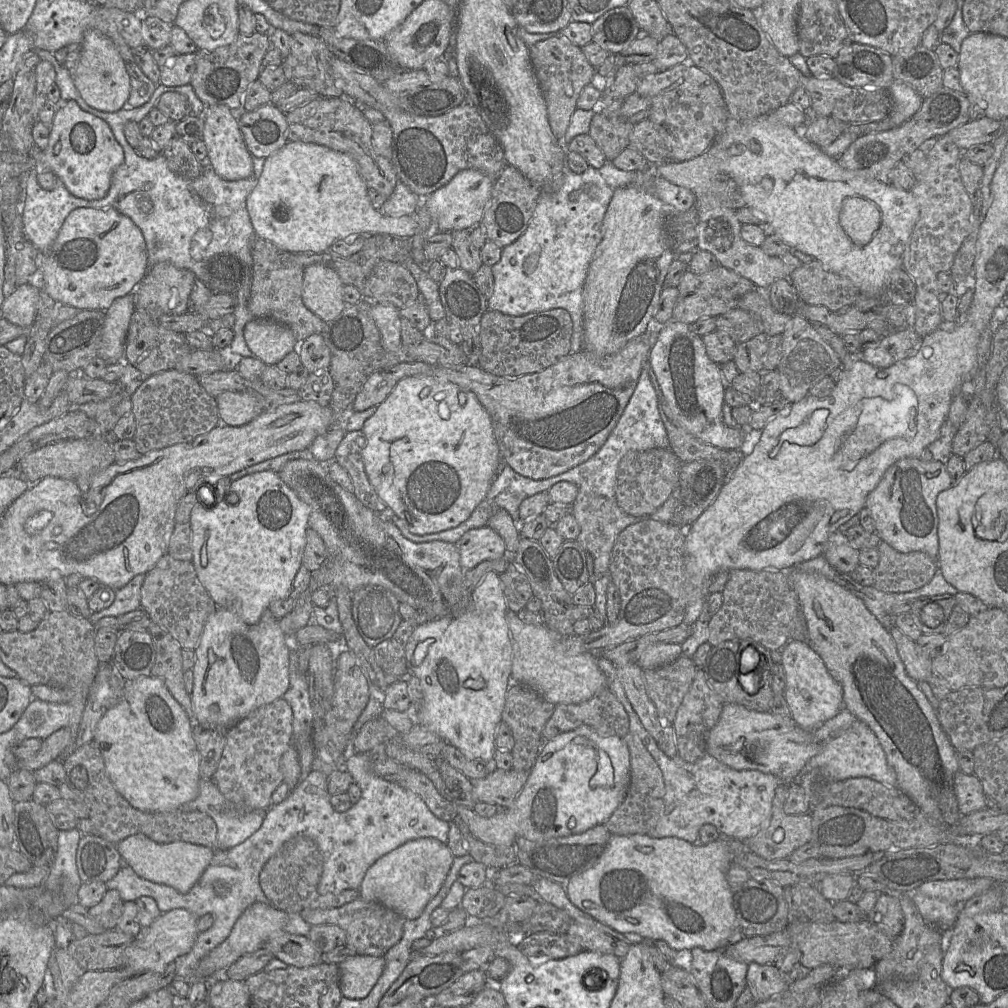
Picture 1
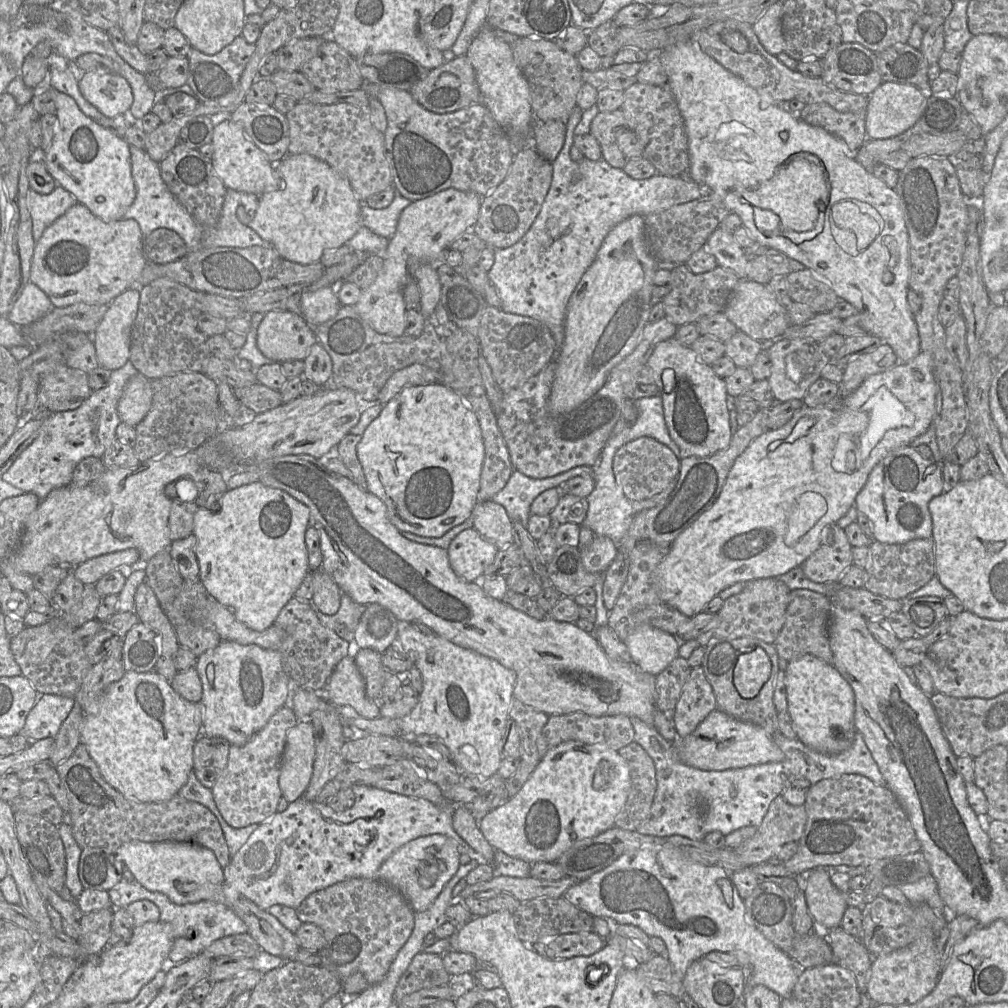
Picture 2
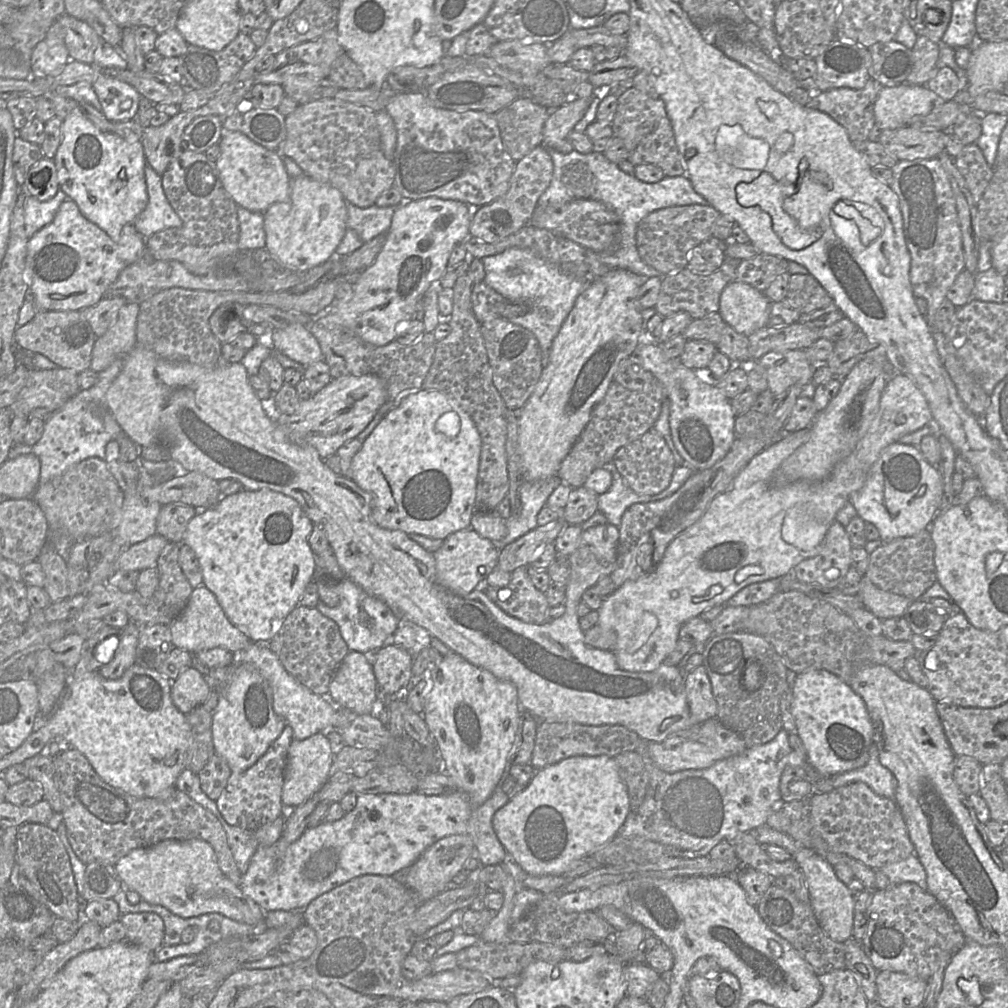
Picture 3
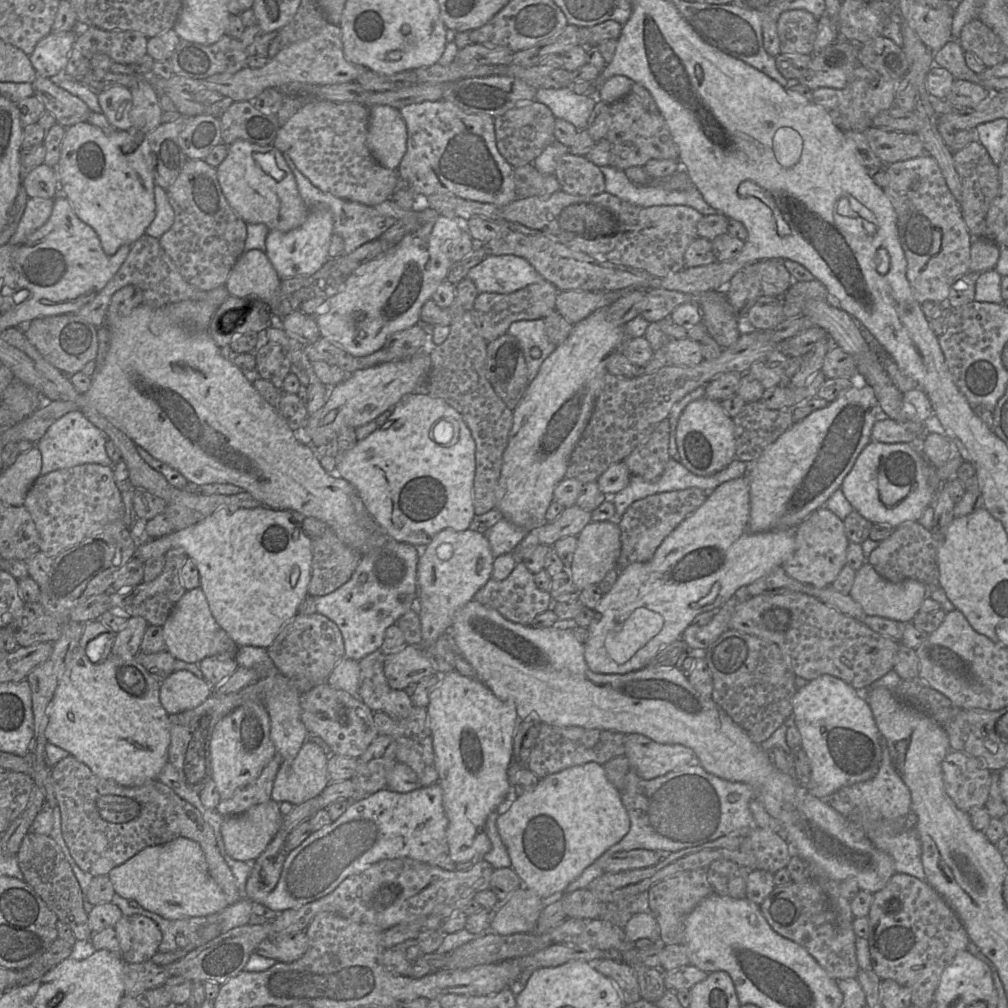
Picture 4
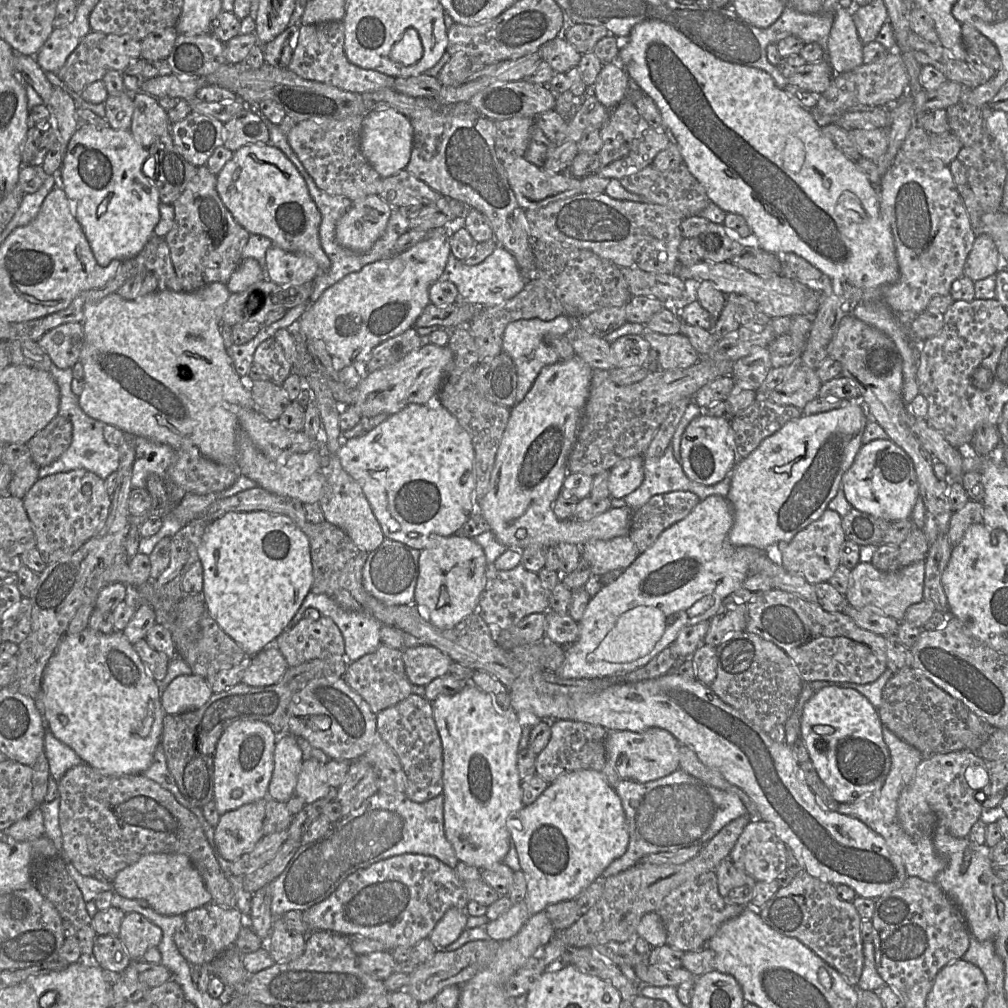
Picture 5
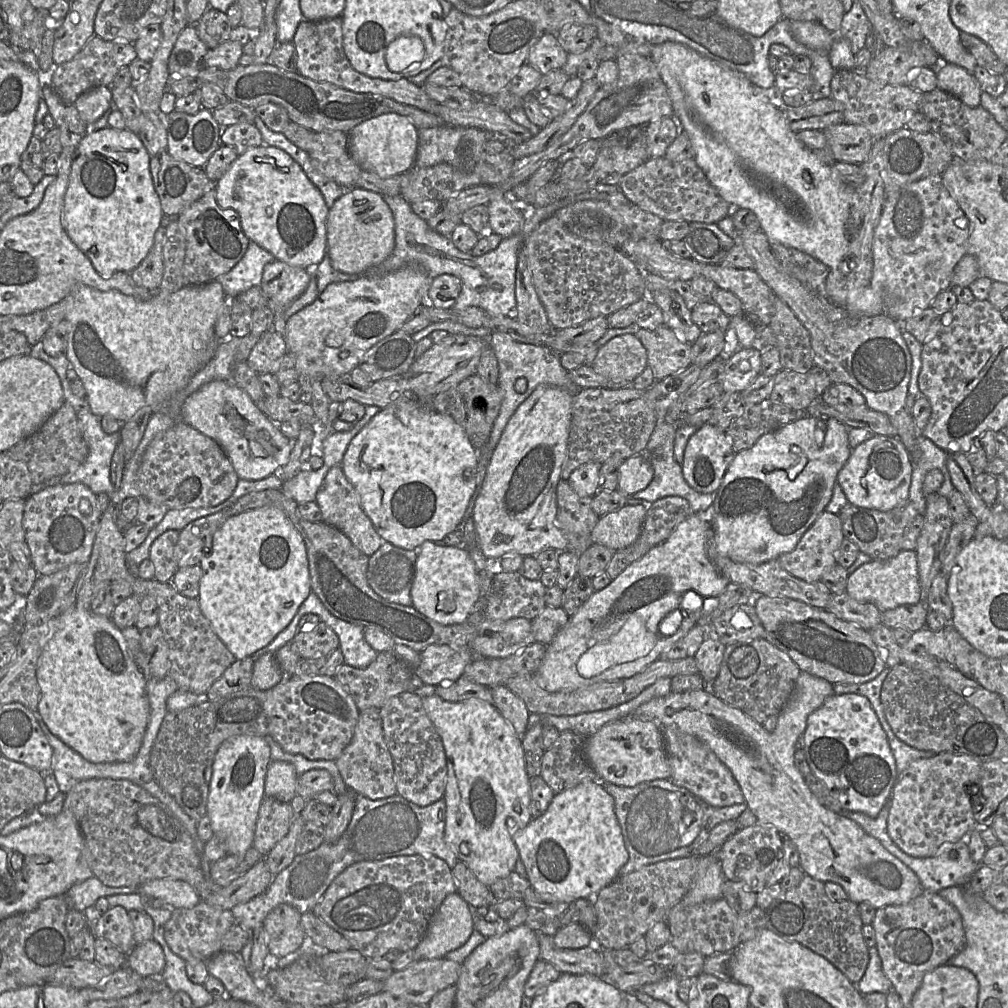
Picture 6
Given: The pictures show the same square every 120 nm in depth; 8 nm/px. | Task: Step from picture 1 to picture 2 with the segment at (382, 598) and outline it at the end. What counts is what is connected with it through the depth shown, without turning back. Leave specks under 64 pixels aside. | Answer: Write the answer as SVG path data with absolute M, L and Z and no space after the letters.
M380 604L365 606L355 630L355 640L362 649L369 648L383 653L397 638L399 620Z

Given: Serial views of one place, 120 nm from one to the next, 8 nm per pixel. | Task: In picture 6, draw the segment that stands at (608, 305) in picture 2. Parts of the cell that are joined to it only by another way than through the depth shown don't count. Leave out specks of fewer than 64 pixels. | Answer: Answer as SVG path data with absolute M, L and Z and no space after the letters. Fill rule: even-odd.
M538 385L505 426L487 464L472 513L478 546L485 557L501 558L506 552L533 556L545 549L566 551L567 539L556 526L556 487L567 452L573 394ZM626 504L599 517L591 532L593 544L601 544L615 551L631 545L641 534L646 513L644 505Z

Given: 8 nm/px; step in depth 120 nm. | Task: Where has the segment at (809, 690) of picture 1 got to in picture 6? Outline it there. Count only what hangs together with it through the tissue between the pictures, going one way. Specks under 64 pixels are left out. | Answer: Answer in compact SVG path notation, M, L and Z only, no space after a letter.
M853 693L829 696L821 707L808 716L801 740L811 773L822 781L843 809L874 818L889 802L898 773L887 735L867 697Z

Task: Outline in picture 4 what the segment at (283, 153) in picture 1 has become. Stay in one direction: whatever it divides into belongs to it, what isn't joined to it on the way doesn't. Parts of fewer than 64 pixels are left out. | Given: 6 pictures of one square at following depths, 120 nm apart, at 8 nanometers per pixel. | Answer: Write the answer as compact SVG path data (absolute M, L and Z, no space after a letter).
M316 205L309 210L305 222L300 227L288 232L270 230L266 237L265 254L281 280L310 276L328 260L332 236L332 213L325 205Z

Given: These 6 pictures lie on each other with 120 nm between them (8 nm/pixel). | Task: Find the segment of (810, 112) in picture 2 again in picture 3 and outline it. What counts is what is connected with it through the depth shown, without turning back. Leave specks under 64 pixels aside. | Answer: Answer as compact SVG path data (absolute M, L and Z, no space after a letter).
M870 78L862 89L818 90L805 106L828 114L847 130L853 143L861 143L875 127L874 105L883 87Z

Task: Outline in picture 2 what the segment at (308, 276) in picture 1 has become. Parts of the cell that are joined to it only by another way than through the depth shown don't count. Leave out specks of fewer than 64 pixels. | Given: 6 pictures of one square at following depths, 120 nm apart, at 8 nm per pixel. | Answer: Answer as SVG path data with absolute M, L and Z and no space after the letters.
M336 286L305 291L300 300L301 315L311 327L316 327L333 318L340 307Z

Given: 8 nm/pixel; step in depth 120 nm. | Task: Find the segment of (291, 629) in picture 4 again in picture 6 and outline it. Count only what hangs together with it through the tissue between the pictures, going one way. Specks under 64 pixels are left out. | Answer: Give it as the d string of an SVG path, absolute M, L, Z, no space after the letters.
M324 622L298 631L291 641L292 649L302 659L323 657L339 647L336 633Z

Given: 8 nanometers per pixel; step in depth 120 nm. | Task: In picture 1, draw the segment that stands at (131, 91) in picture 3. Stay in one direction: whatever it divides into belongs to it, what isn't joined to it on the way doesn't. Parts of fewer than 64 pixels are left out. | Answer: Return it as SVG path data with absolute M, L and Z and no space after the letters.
M88 29L80 46L79 64L71 71L74 85L84 101L103 112L121 110L130 96L130 77L113 41L98 29Z

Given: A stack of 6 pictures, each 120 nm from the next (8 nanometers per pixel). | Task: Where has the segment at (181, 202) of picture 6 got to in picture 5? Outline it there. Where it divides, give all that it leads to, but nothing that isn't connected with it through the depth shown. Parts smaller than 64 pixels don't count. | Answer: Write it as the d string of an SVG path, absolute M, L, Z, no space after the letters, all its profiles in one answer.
M170 131L160 136L149 148L149 153L155 159L155 171L150 178L155 181L161 203L173 205L195 177L198 167L187 162L175 147Z

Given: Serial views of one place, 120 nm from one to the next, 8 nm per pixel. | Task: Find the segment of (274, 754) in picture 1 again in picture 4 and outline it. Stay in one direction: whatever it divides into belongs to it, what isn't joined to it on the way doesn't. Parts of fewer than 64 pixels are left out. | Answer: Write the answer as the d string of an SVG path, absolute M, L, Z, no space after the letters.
M276 753L254 782L238 790L232 798L221 800L216 811L225 817L234 816L271 800L275 778L282 762L282 757Z

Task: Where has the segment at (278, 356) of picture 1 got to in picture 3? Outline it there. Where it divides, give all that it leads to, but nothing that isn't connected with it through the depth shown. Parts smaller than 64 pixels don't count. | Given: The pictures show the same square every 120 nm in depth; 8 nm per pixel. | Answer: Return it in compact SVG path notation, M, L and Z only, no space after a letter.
M294 323L283 329L272 329L271 337L273 349L304 367L324 360L319 343L310 333L309 326Z

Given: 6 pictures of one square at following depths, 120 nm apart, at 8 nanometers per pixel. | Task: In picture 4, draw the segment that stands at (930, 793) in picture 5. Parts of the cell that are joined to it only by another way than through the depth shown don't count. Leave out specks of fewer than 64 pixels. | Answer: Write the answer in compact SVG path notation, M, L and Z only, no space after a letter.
M950 751L942 762L946 793L962 811L984 807L989 796L992 772L984 761Z

